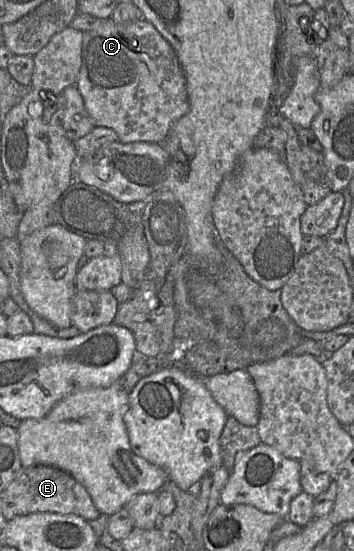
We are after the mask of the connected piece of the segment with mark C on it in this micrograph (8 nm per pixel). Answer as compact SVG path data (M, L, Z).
M97 18L94 26L83 32L81 66L74 85L84 99L94 126L113 129L121 143L161 143L172 125L189 109L186 79L175 51L158 30L144 19L116 23L111 18Z

